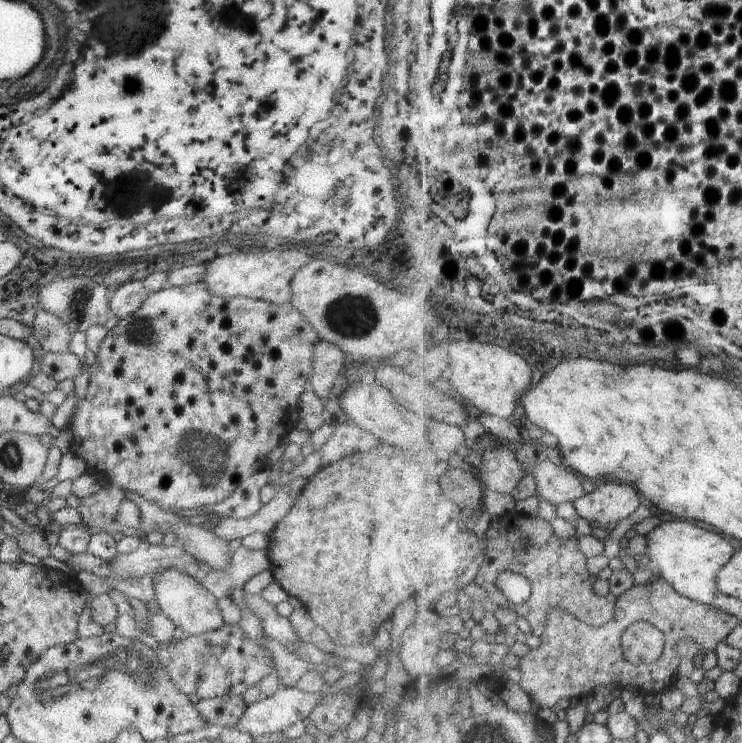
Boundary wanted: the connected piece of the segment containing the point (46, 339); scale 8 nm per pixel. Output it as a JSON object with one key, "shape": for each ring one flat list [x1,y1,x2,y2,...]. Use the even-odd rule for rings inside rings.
{"shape":[[43,309,36,312,33,323,33,332,36,340,44,351,50,353,64,353,69,350,71,332,56,316]]}

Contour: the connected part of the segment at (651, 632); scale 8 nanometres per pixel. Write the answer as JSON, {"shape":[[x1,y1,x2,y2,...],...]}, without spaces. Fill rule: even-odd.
{"shape":[[641,621,629,627,624,634,624,651,636,665,658,662,667,646,667,636,649,621]]}

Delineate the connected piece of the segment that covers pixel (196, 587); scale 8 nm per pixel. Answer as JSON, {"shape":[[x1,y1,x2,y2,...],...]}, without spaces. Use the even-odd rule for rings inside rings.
{"shape":[[169,569,154,577,154,584,155,600,160,611,187,637,218,631,225,626,225,619,217,606,218,600,194,578]]}

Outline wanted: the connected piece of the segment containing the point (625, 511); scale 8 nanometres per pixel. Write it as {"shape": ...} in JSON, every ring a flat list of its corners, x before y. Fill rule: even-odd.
{"shape":[[602,484,591,494,576,500,575,508,580,517,586,518,591,524,612,524,627,520,640,508,642,496,630,484]]}

